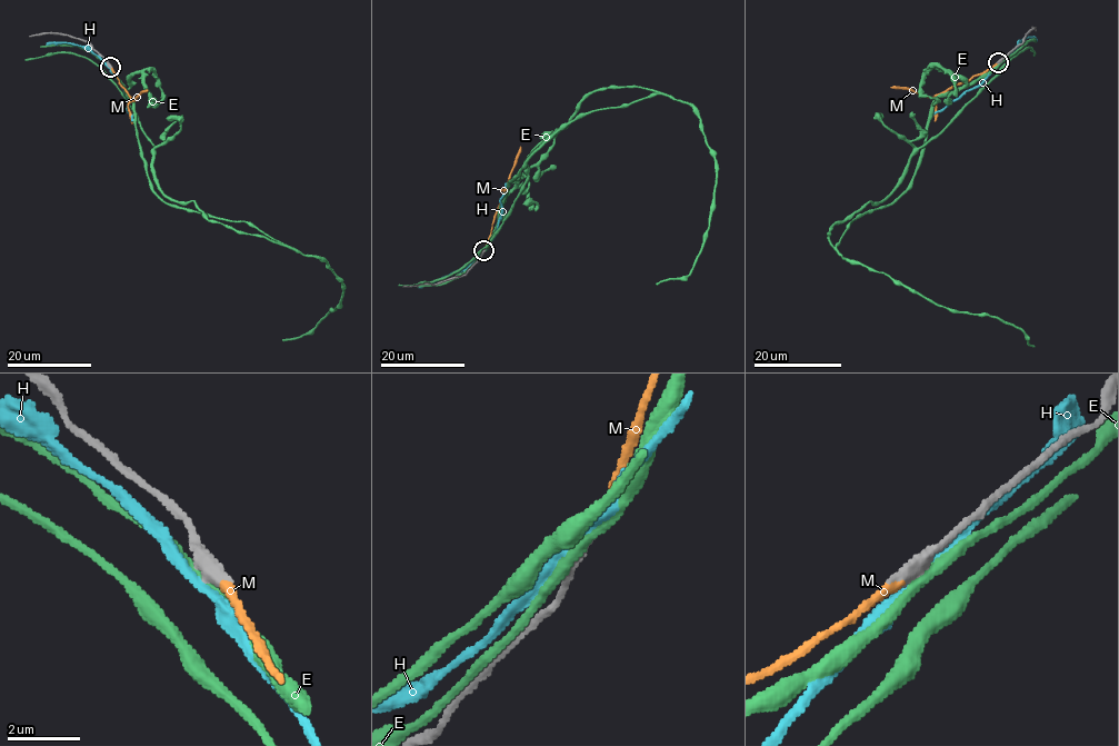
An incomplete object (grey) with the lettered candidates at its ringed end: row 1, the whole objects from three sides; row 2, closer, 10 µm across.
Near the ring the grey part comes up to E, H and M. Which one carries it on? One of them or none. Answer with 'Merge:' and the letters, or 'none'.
Merge: M

